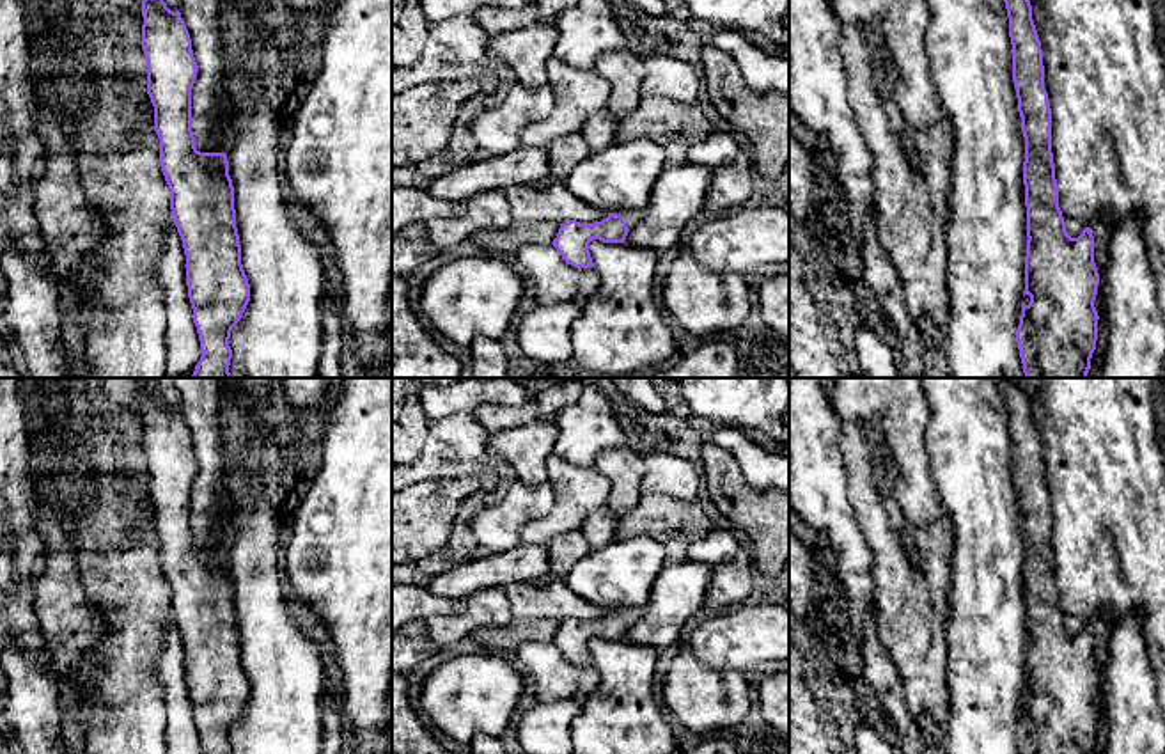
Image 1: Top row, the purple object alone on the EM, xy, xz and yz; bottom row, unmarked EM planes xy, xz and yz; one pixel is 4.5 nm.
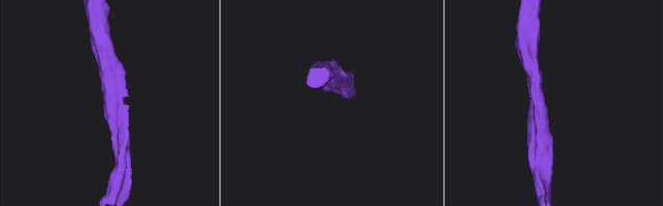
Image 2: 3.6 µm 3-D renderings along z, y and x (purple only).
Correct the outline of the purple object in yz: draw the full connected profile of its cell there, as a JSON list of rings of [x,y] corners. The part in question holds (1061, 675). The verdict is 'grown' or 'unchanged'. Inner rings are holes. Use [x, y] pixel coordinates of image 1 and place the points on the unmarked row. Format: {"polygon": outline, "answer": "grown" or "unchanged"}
{"polygon": [[[1016,385],[1004,387],[1004,399],[1009,415],[1009,435],[1013,442],[1013,479],[1018,495],[1018,509],[1021,514],[1021,529],[1025,534],[1023,582],[1027,603],[1027,653],[1025,653],[1025,688],[1030,701],[1021,701],[1016,738],[1020,754],[1092,754],[1098,738],[1098,708],[1094,697],[1099,683],[1099,671],[1094,660],[1094,633],[1085,624],[1078,635],[1071,635],[1059,605],[1059,585],[1055,577],[1055,562],[1052,550],[1052,506],[1044,486],[1044,463],[1041,438],[1032,417],[1032,403],[1028,394]]], "answer": "unchanged"}

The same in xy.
{"polygon": [[[156,383],[154,394],[142,397],[142,447],[147,458],[147,491],[154,504],[154,529],[160,536],[160,561],[165,578],[170,585],[170,607],[174,621],[183,639],[186,653],[186,683],[193,706],[193,720],[197,724],[202,754],[232,754],[229,743],[231,729],[241,717],[250,699],[250,681],[241,662],[241,642],[236,624],[234,584],[229,573],[229,559],[225,550],[200,550],[195,545],[192,529],[192,486],[199,463],[193,454],[192,436],[181,415],[163,399]]], "answer": "unchanged"}

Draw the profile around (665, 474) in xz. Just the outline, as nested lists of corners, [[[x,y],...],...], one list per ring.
[[[669,452],[644,454],[644,493],[670,495],[683,500],[697,500],[702,488],[700,465]]]

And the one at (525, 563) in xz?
[[[518,543],[505,552],[495,552],[486,559],[475,559],[454,566],[427,584],[436,598],[465,600],[488,587],[507,587],[511,584],[541,582],[550,571],[548,545]]]

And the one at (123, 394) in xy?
[[[103,378],[103,394],[106,406],[103,410],[106,426],[115,428],[115,415],[128,412],[135,422],[142,428],[142,397],[156,392],[158,378]]]

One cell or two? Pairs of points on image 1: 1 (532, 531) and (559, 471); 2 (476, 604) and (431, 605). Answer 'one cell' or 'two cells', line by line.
1: one cell
2: two cells

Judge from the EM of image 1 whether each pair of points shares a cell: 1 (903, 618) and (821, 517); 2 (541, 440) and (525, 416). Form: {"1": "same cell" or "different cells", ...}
{"1": "different cells", "2": "different cells"}

